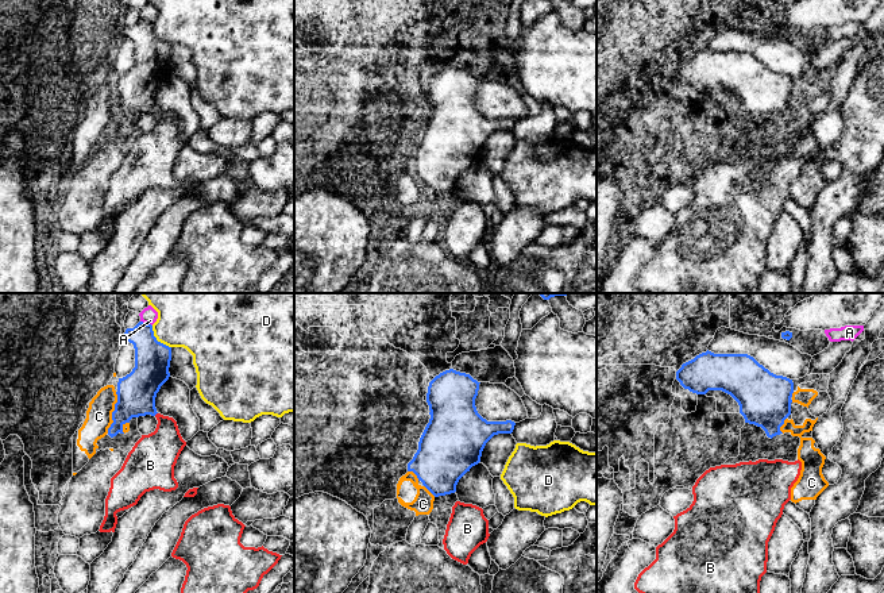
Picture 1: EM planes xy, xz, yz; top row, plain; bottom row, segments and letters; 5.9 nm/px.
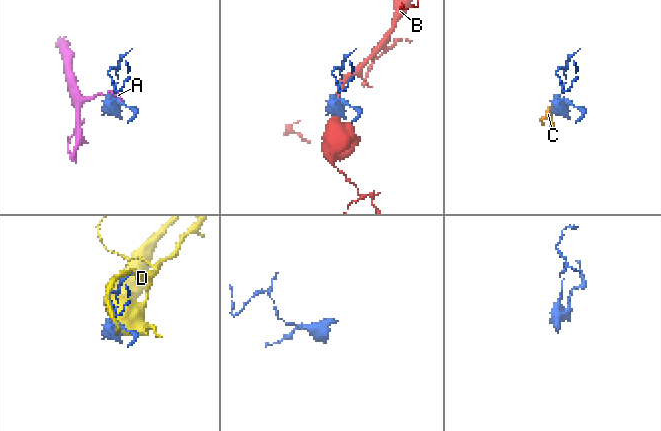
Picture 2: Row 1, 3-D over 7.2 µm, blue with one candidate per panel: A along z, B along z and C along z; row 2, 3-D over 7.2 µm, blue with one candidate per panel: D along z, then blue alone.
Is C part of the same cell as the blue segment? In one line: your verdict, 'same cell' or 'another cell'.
another cell

